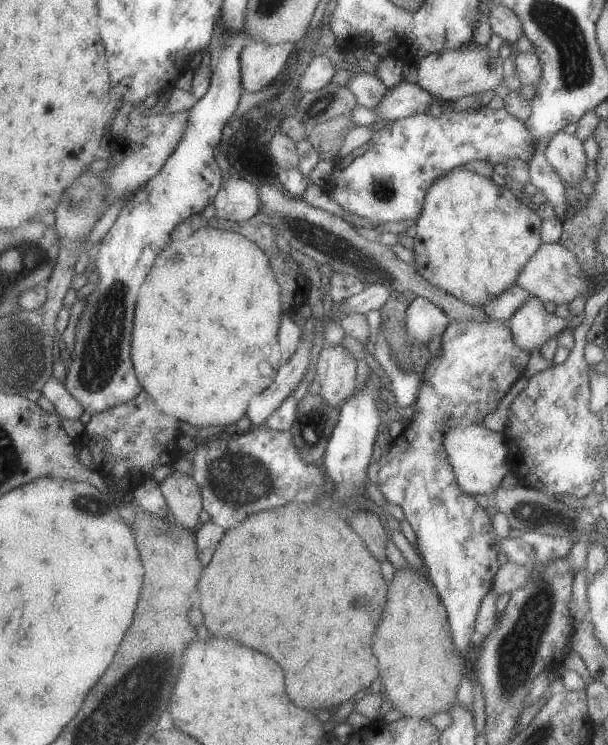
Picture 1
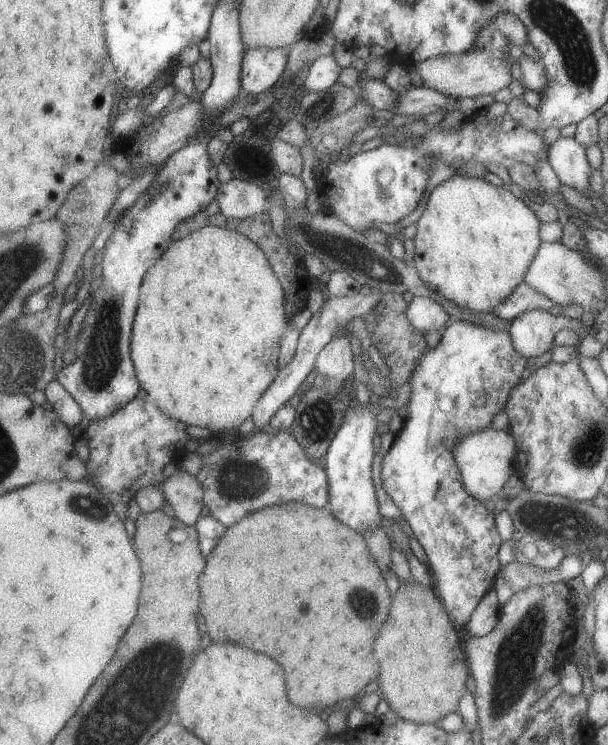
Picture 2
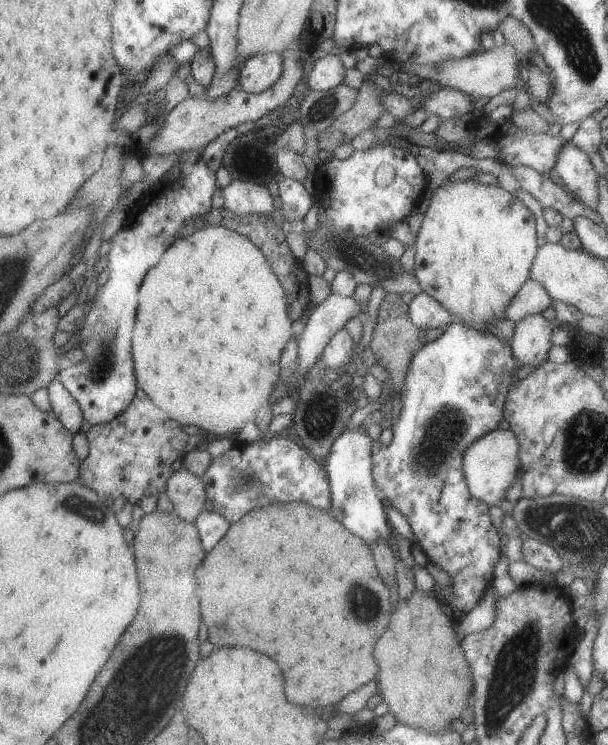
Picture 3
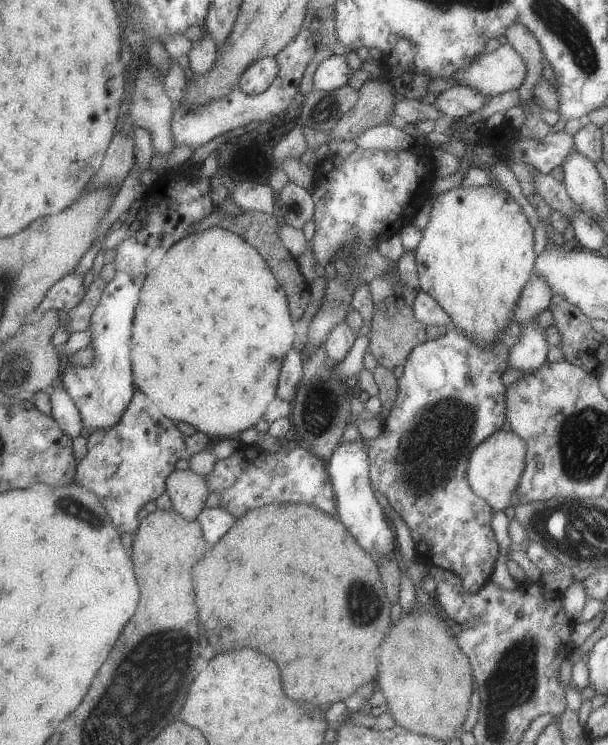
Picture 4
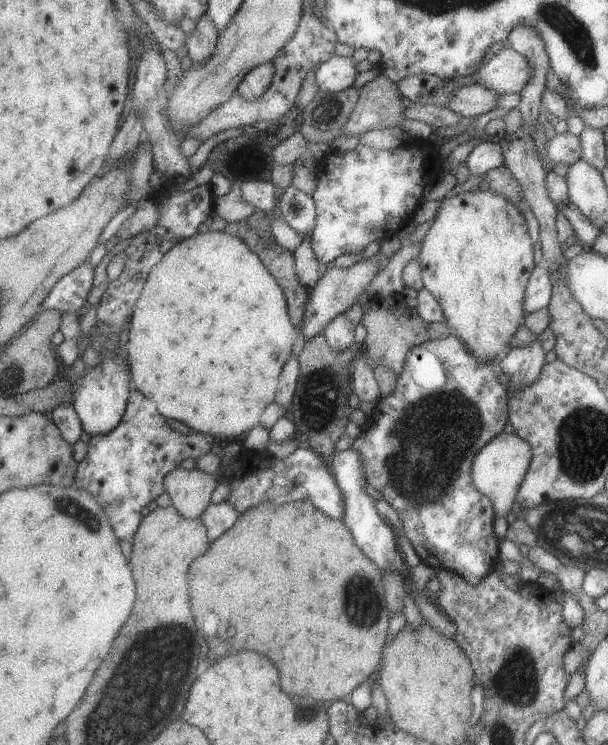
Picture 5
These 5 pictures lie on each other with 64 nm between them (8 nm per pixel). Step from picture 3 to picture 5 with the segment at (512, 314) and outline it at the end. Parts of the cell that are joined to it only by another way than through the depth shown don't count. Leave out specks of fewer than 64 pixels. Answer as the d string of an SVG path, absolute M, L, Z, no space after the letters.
M546 265L535 266L527 284L526 298L524 298L526 315L548 307L552 289L551 278Z

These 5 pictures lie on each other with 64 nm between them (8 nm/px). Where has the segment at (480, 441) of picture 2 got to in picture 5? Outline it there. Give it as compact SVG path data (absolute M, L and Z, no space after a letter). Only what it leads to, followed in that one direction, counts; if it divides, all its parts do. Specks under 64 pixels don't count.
M502 431L492 438L474 458L472 463L472 482L480 494L490 499L495 510L495 518L506 518L517 501L518 490L526 478L532 460L532 446L516 434Z

